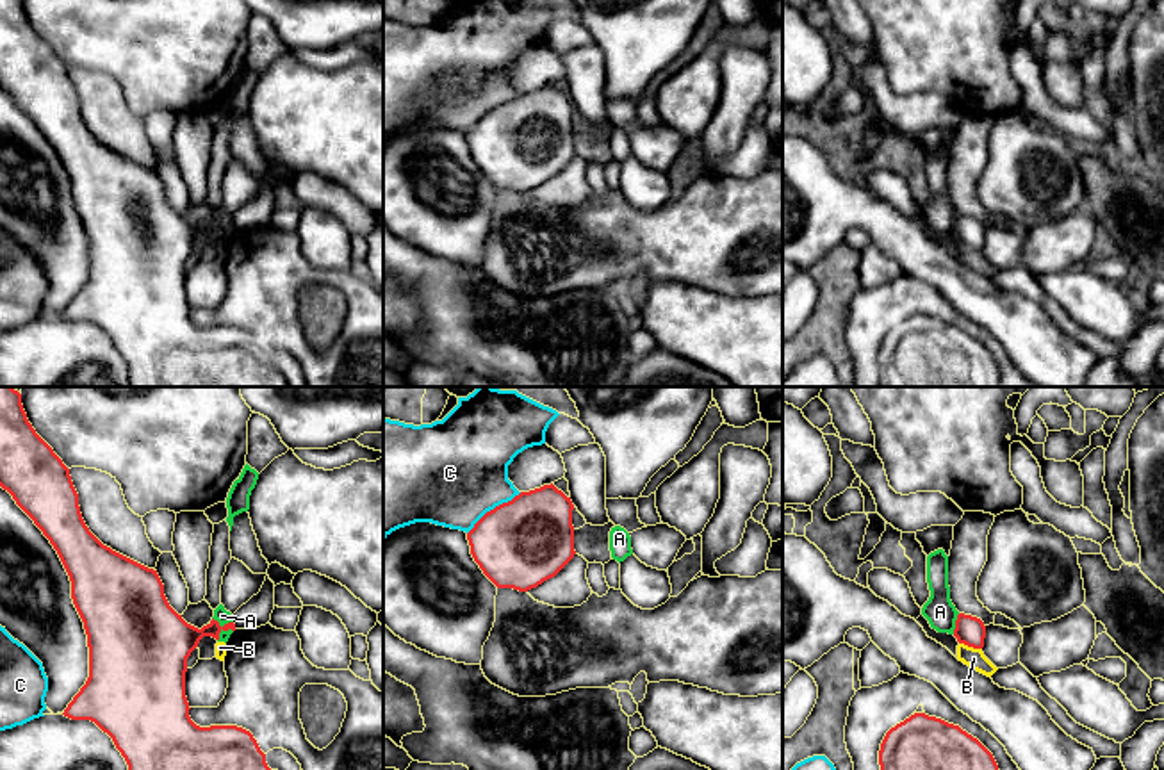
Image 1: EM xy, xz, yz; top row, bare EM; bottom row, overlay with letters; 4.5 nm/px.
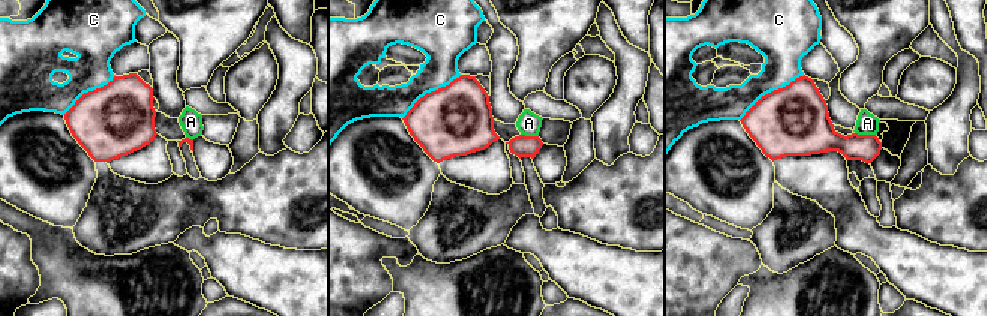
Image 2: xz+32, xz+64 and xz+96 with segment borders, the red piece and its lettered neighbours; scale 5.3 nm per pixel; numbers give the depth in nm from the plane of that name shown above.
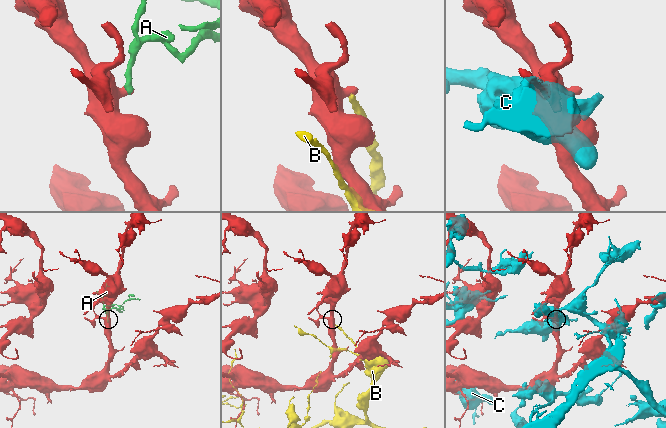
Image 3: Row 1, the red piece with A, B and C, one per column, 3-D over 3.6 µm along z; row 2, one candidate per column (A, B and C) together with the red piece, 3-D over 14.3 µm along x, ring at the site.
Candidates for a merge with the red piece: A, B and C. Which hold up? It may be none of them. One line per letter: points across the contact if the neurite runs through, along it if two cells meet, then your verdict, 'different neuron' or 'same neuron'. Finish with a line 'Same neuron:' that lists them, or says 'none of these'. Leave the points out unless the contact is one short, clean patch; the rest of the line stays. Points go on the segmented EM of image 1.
A: border along xy (213, 617), (223, 630), (232, 631); different neuron
B: different neuron
C: different neuron
Same neuron: none of these

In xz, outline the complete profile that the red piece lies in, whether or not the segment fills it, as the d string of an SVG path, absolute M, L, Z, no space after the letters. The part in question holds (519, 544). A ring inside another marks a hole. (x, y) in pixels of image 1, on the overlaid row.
M553 483L487 512L467 533L471 554L497 588L528 592L576 554L574 504Z

